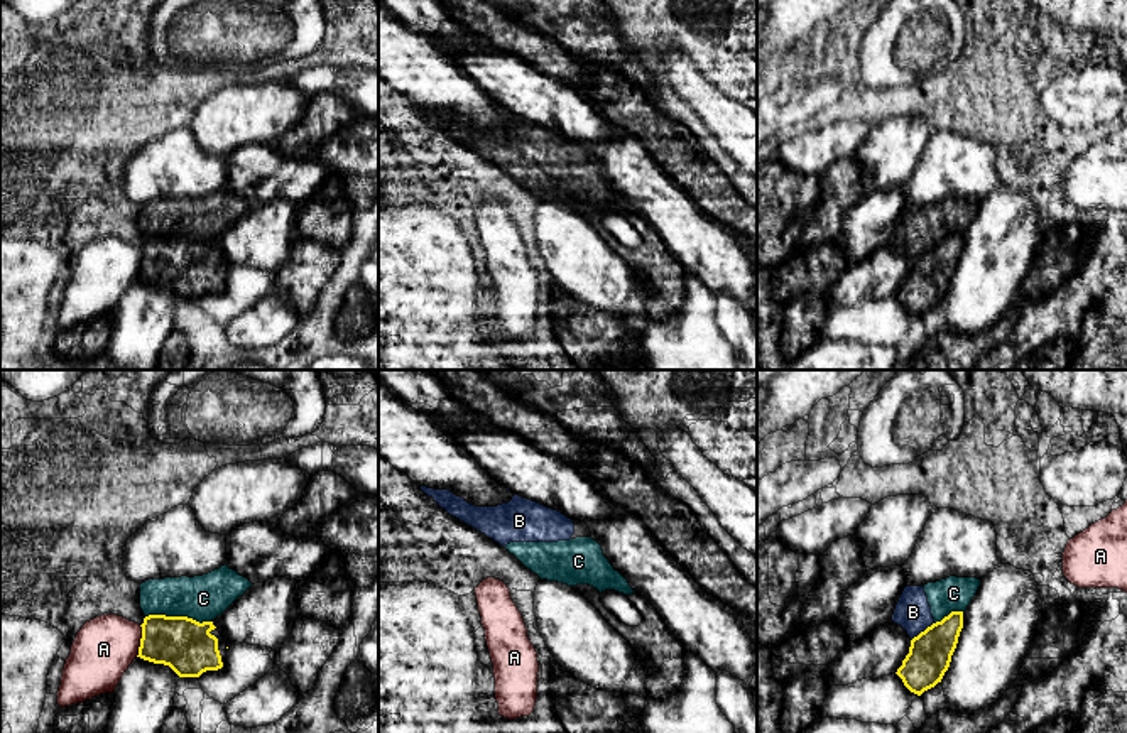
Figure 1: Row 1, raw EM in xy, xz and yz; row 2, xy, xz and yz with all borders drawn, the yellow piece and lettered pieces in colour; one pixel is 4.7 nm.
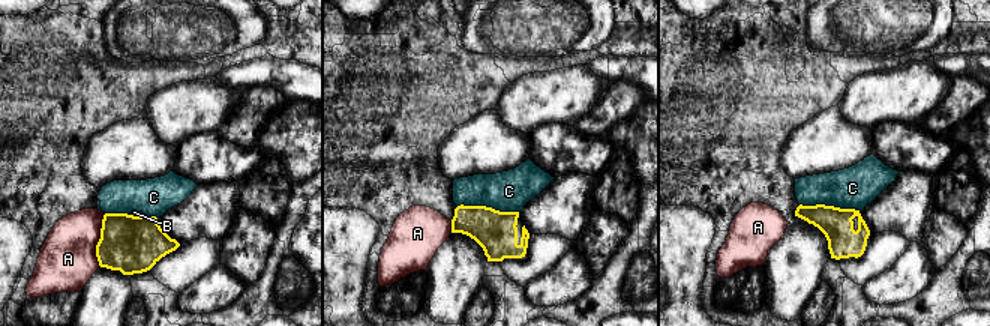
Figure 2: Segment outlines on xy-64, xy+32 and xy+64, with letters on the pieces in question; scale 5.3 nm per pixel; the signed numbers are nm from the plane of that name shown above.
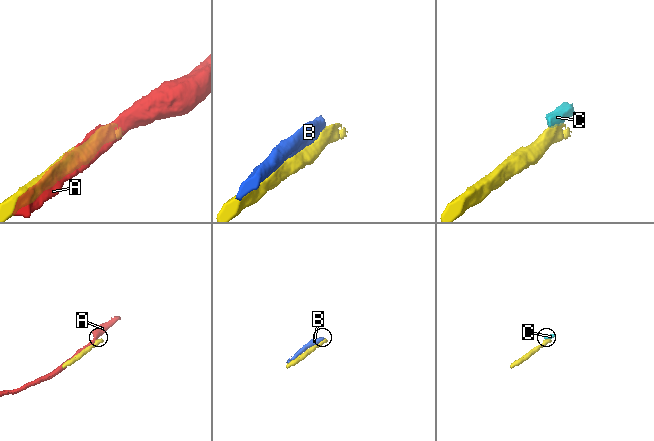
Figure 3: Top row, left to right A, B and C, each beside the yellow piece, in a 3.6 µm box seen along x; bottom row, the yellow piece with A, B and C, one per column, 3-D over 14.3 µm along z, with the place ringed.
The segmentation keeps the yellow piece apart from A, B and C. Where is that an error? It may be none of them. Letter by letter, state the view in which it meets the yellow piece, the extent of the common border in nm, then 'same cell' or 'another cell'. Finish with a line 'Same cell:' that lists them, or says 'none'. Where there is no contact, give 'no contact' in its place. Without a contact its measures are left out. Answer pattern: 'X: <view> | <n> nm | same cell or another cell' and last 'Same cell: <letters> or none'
A: xy | 150 nm | another cell
B: yz | 140 nm | another cell
C: xy | 320 nm | another cell
Same cell: none

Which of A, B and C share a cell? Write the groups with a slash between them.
A / B C

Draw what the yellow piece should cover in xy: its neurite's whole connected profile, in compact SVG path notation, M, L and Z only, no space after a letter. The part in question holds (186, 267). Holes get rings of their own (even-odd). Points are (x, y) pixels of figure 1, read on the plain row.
M149 236L140 248L137 279L169 287L179 299L199 299L225 285L226 265L213 243Z

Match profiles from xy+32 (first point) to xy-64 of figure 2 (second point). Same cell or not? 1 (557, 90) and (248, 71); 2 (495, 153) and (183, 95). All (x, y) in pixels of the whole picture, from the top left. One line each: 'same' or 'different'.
1: different
2: different

